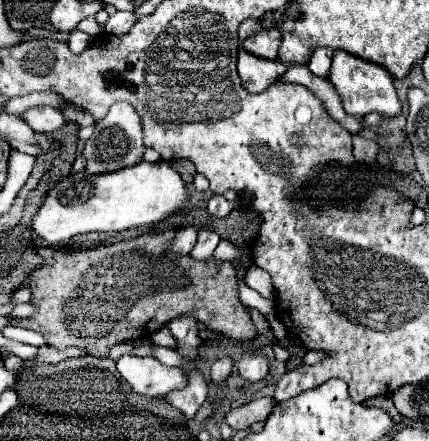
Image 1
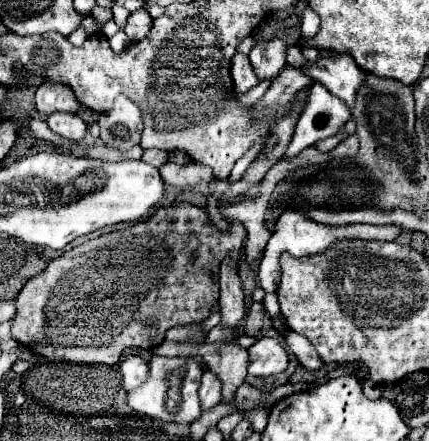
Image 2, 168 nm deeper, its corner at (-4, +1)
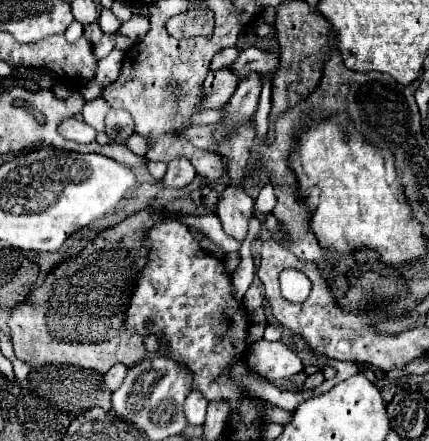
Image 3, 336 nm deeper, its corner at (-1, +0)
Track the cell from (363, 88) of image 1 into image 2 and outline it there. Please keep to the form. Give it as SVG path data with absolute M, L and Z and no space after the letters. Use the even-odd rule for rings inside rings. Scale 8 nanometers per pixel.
M289 45L287 65L303 65L309 77L327 87L327 91L339 97L349 109L355 107L355 93L363 87L363 81L367 81L367 71L361 69L349 53L335 53L333 57L323 57L317 63L311 63L295 45Z

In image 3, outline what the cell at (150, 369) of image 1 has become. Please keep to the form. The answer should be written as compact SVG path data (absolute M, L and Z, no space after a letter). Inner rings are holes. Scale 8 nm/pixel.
M116 364L116 366L112 366L112 368L104 374L104 384L106 384L106 388L108 388L110 392L114 392L114 390L122 384L126 372L128 372L128 368L126 368L124 364Z

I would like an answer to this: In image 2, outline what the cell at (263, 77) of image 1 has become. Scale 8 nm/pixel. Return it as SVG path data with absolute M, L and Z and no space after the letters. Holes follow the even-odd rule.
M235 53L233 65L231 65L231 77L237 93L247 93L259 83L257 75L253 75L253 65L249 63L249 57L243 53Z

